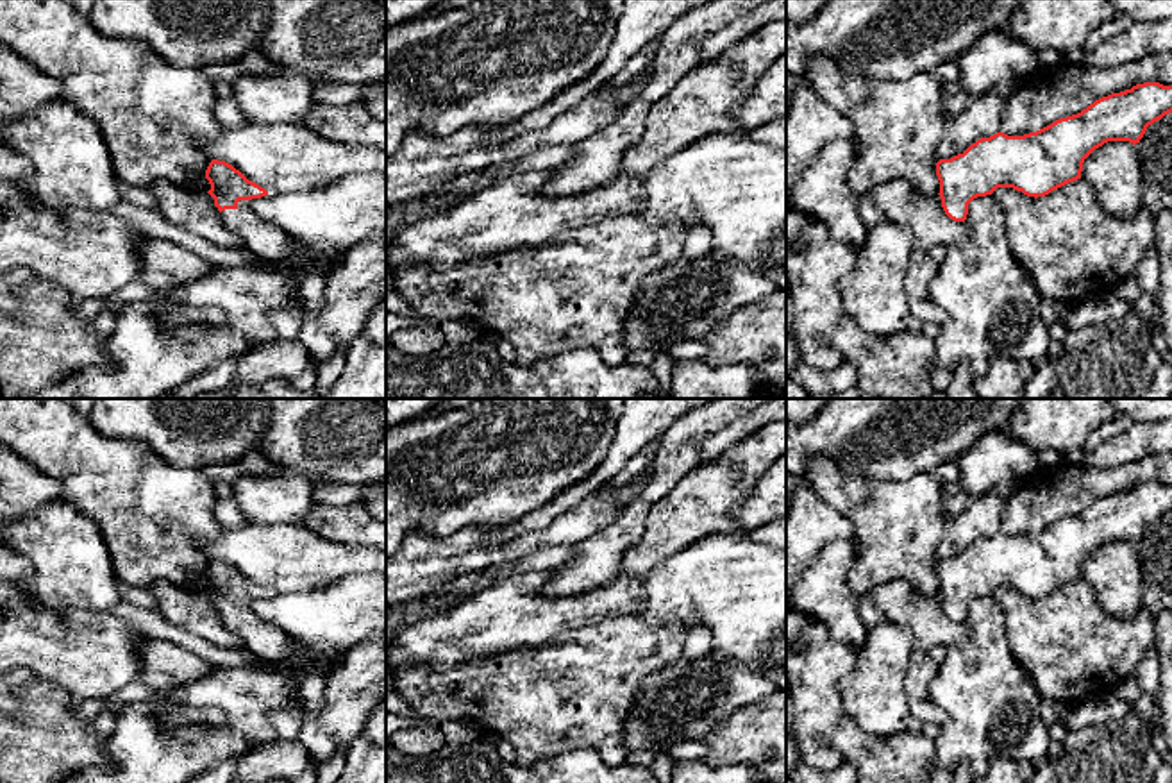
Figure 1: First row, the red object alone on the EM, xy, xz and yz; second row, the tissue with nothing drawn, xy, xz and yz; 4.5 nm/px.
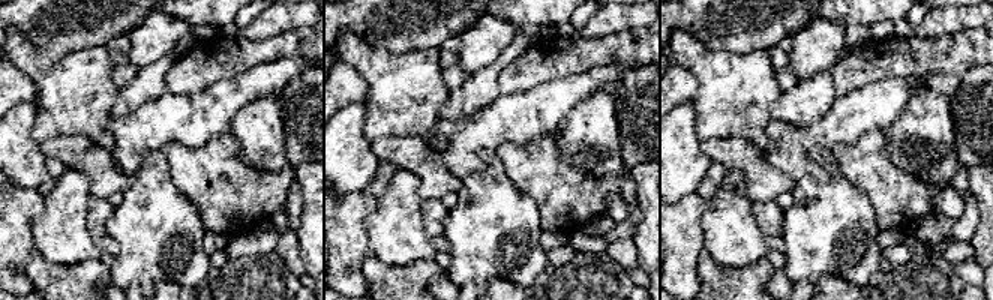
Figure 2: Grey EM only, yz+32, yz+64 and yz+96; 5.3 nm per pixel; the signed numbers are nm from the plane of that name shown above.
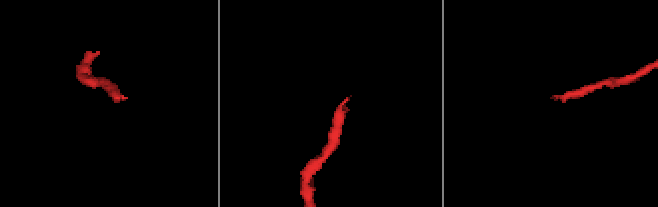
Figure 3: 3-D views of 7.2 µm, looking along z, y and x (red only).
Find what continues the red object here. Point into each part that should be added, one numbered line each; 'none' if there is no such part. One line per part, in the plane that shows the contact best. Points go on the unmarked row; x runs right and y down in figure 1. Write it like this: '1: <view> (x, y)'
1: xy (261, 639)

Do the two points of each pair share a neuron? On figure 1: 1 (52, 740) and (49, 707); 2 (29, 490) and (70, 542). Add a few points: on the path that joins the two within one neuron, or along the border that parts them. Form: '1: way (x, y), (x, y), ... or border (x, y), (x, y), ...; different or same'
1: way (49, 732), (49, 715); same
2: border (59, 497), (27, 512), (18, 521); different

